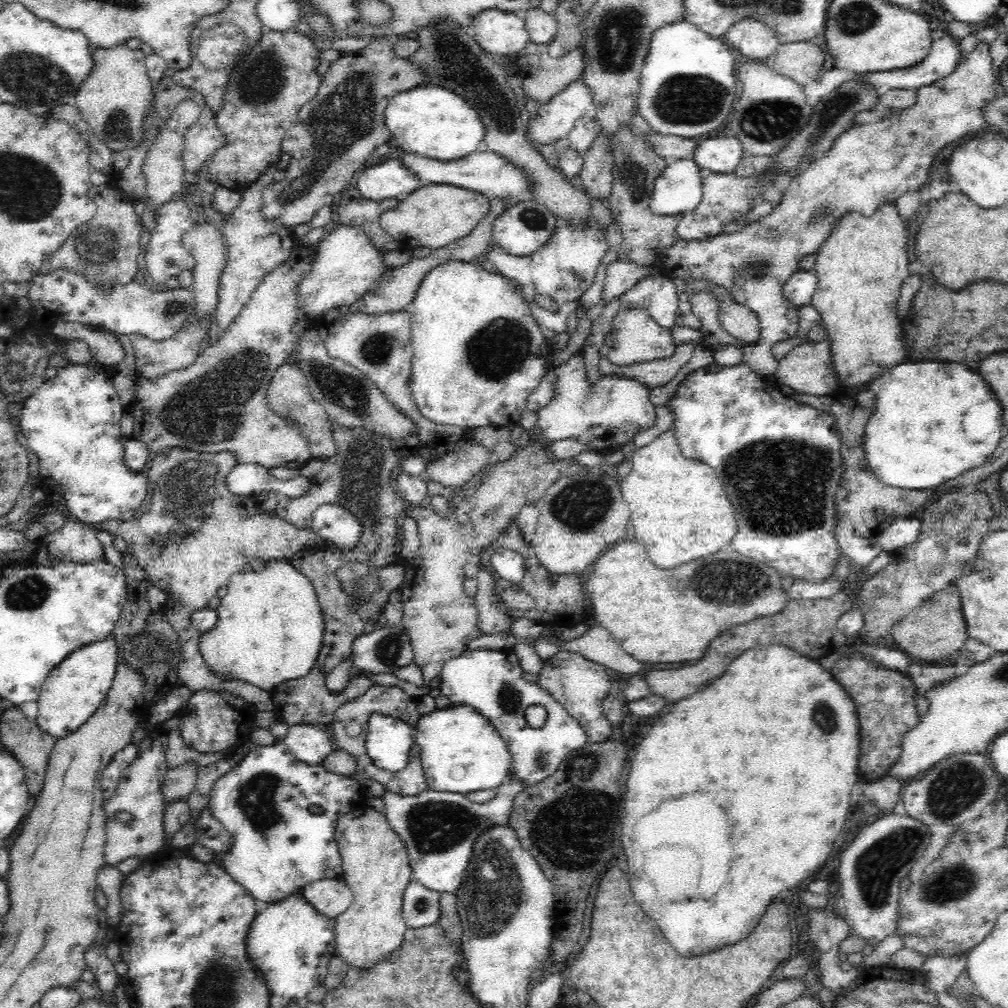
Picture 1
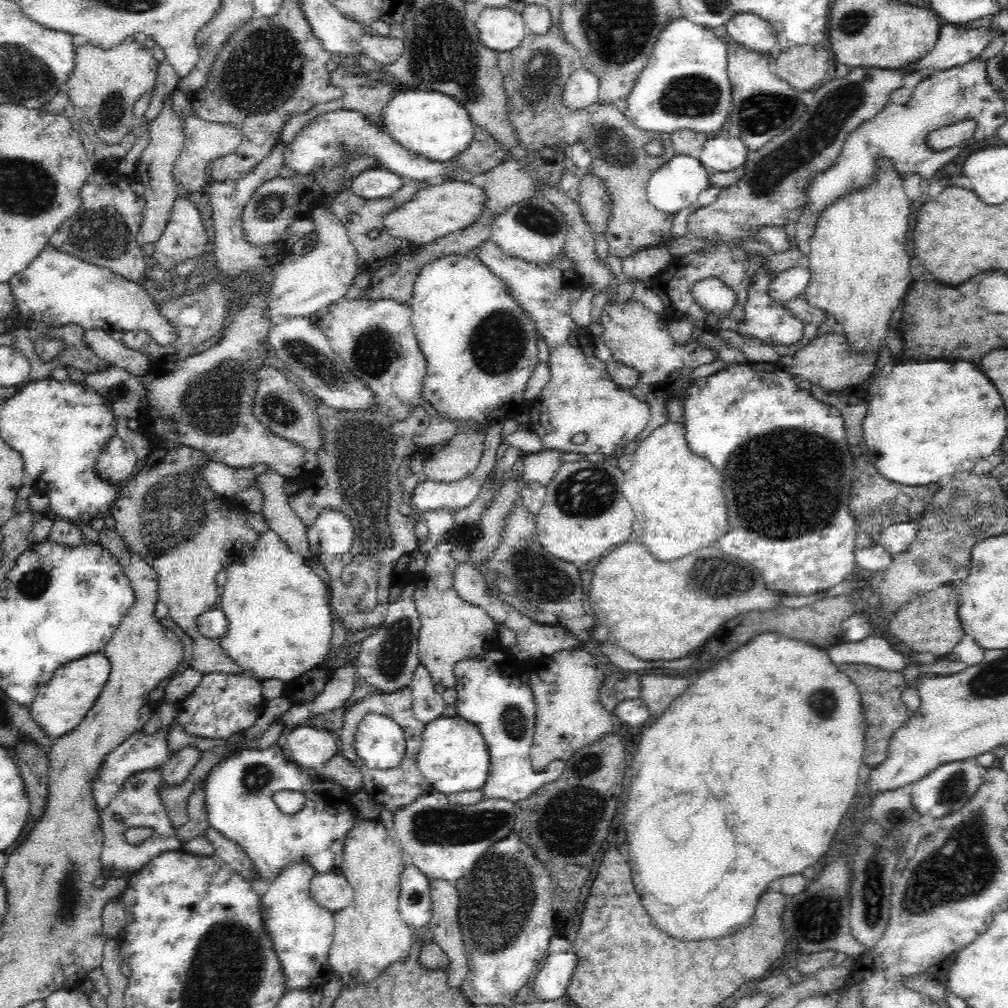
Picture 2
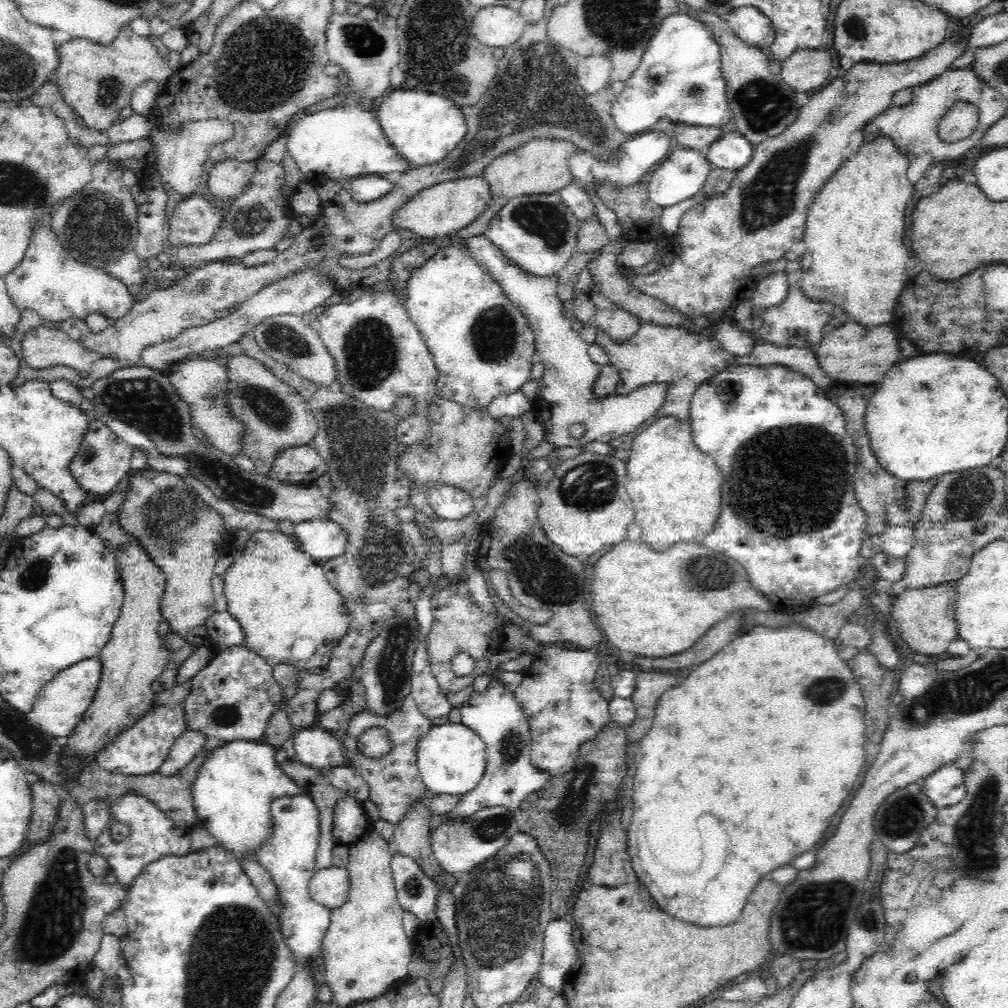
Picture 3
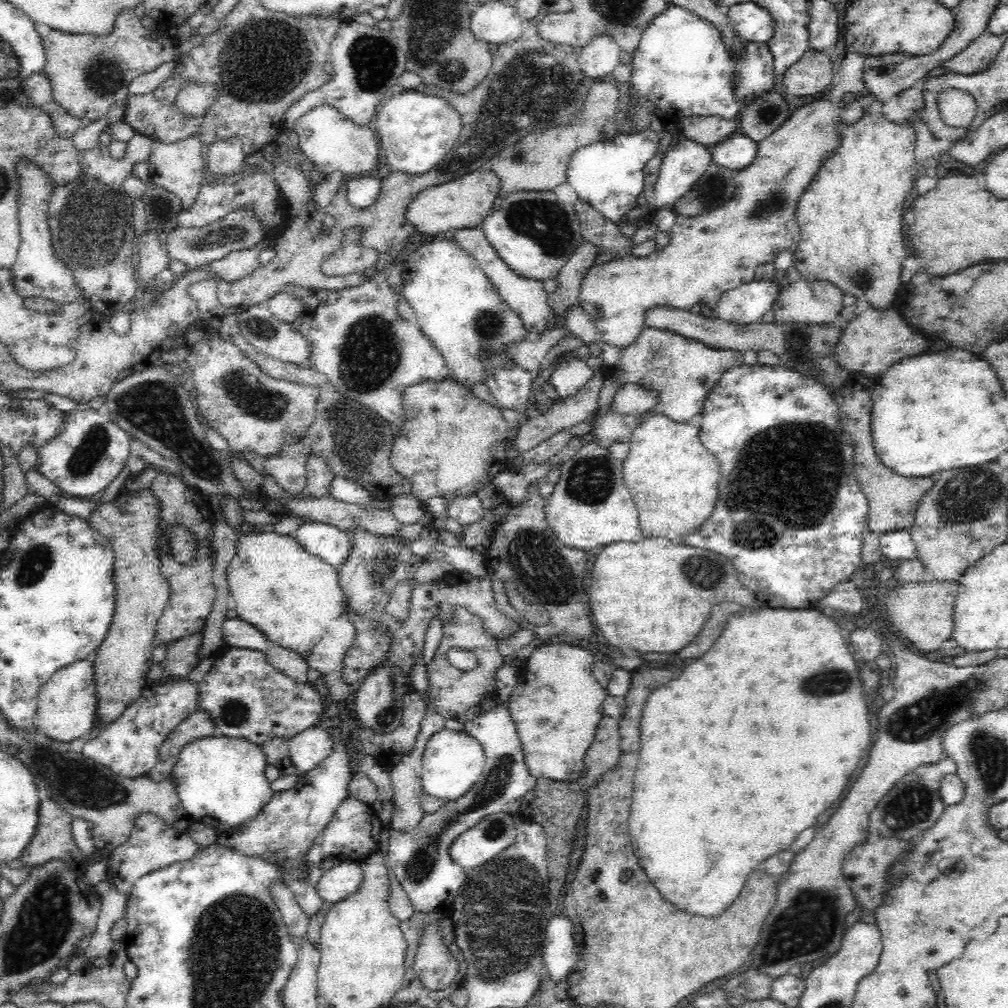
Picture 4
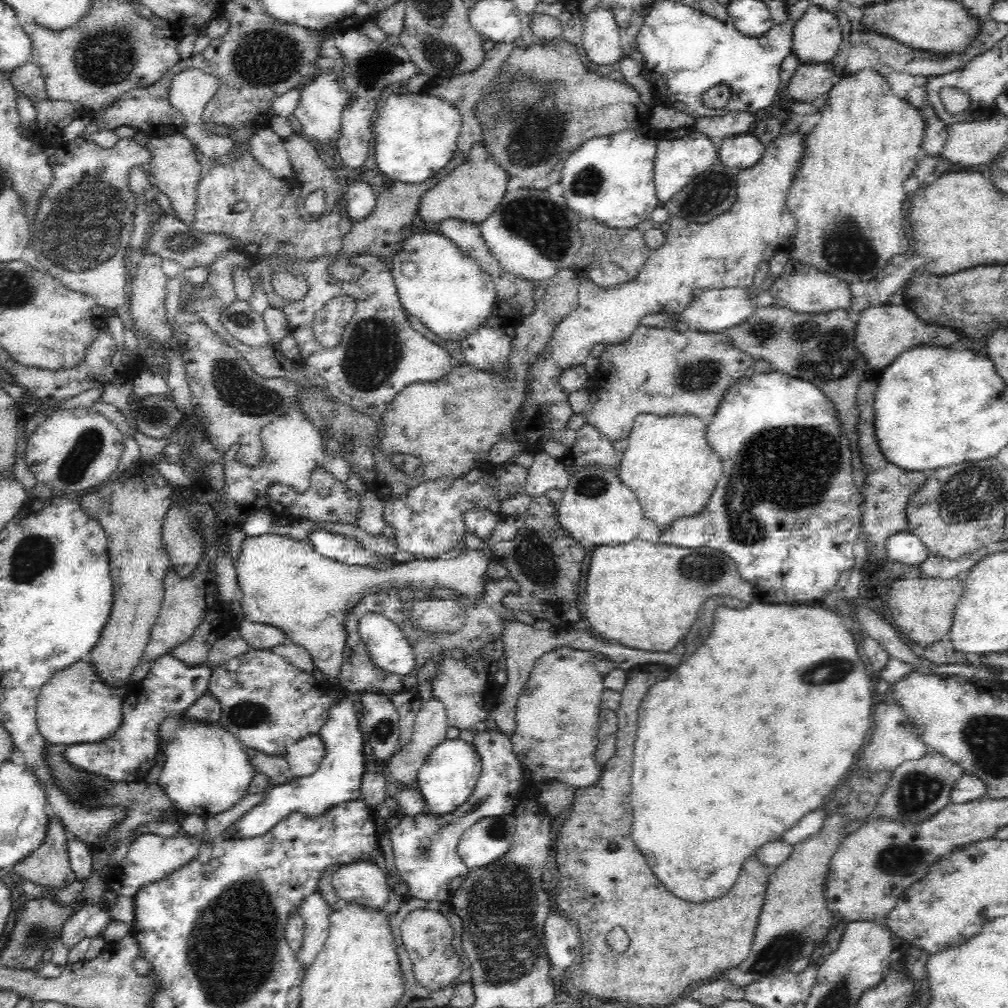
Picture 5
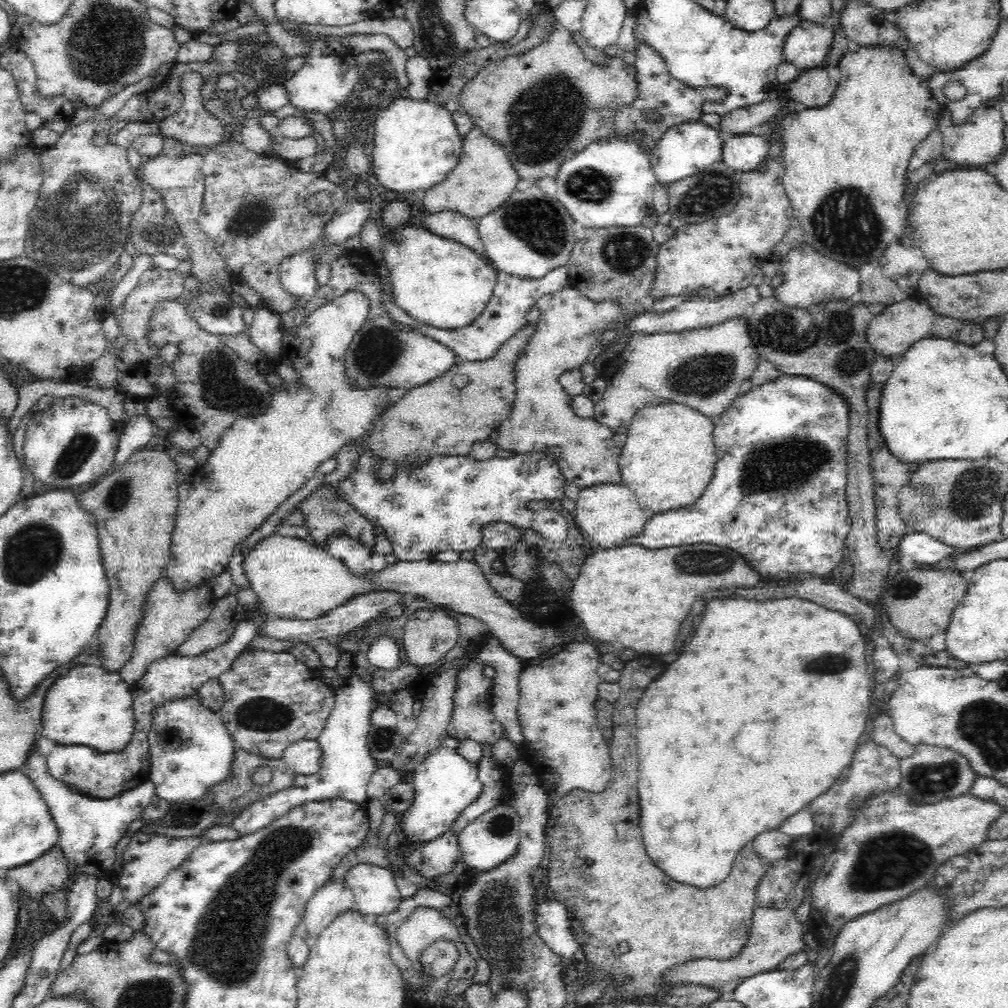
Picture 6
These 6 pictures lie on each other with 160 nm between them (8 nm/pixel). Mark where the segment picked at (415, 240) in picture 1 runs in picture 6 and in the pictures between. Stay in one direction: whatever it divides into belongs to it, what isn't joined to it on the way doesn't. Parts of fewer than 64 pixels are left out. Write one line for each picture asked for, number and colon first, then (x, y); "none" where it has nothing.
2: (442, 208)
3: (442, 209)
4: (459, 204)
5: (472, 191)
6: (484, 178)

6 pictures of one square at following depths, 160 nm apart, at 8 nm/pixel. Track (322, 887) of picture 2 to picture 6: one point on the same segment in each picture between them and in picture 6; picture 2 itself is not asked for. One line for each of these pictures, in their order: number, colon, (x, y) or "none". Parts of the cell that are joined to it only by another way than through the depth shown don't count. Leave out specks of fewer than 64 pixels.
3: (330, 886)
4: (342, 880)
5: (363, 882)
6: (374, 887)

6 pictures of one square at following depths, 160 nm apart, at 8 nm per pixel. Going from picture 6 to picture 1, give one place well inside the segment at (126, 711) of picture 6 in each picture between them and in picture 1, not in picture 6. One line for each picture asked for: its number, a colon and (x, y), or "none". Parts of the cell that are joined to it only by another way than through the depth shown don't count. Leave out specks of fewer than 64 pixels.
1: (71, 693)
2: (59, 706)
3: (59, 707)
4: (66, 704)
5: (74, 707)

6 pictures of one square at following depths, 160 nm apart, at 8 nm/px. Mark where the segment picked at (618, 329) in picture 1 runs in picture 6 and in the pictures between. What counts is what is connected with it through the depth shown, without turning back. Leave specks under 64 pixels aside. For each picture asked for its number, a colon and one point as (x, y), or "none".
2: (638, 338)
3: (654, 354)
4: (683, 370)
5: (660, 370)
6: (703, 368)

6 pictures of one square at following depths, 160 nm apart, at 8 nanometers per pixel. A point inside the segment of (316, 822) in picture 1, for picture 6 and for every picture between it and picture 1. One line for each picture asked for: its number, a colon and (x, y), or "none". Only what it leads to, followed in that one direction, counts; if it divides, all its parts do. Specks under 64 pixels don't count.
2: (239, 791)
3: (232, 794)
4: (221, 781)
5: (207, 770)
6: (190, 747)

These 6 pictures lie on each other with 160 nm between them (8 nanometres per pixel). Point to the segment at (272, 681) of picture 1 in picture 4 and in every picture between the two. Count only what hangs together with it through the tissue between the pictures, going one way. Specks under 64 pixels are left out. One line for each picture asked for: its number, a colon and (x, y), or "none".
2: (278, 616)
3: (278, 594)
4: (292, 597)

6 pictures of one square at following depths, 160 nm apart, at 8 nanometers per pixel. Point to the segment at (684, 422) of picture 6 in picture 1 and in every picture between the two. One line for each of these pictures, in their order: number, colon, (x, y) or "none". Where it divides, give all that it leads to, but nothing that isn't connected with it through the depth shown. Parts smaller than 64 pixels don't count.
1: (679, 510)
2: (676, 496)
3: (674, 487)
4: (673, 480)
5: (668, 464)

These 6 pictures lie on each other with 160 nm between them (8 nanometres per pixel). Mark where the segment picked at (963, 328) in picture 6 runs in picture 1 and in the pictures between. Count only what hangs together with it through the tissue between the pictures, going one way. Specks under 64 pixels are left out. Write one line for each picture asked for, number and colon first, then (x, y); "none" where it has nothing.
1: (807, 369)
2: (826, 361)
3: (851, 353)
4: (871, 343)
5: (883, 332)

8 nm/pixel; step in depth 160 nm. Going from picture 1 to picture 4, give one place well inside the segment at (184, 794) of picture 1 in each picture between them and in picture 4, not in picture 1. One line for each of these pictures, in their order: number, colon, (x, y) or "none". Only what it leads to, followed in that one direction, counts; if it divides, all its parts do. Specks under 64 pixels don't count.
2: (176, 769)
3: (185, 748)
4: (198, 725)

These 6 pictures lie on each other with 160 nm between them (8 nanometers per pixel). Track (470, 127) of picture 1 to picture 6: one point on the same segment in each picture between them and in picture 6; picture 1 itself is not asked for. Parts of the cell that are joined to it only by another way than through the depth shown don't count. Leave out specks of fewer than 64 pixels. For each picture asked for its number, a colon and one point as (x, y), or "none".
2: (430, 124)
3: (424, 127)
4: (417, 130)
5: (416, 134)
6: (416, 145)

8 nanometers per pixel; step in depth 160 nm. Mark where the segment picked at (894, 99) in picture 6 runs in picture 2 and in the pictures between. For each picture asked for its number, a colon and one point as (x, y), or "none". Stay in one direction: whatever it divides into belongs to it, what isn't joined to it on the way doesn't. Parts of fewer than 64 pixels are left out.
2: (859, 267)
3: (854, 258)
4: (850, 218)
5: (848, 200)

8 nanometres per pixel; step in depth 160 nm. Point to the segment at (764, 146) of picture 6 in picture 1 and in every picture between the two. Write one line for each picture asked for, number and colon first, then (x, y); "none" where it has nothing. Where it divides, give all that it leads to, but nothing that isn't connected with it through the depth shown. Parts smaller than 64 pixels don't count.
1: (723, 154)
2: (720, 154)
3: (733, 151)
4: (736, 152)
5: (741, 151)

